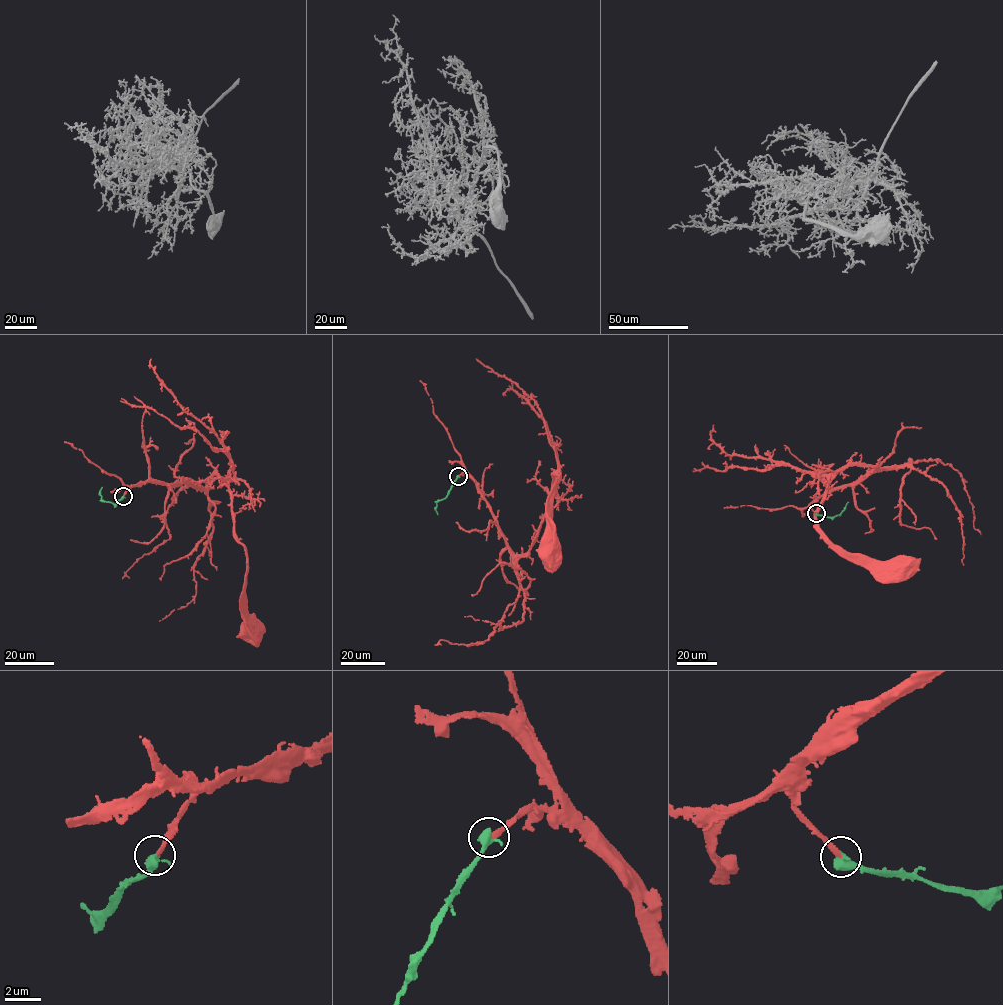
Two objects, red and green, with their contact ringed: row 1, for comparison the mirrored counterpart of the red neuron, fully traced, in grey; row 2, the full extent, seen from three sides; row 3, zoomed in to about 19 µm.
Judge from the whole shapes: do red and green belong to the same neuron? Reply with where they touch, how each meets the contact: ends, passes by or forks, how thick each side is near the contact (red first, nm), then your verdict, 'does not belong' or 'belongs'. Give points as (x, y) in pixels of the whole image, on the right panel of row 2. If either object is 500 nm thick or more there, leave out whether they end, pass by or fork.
(816, 513) | 240/600 nm | belongs

